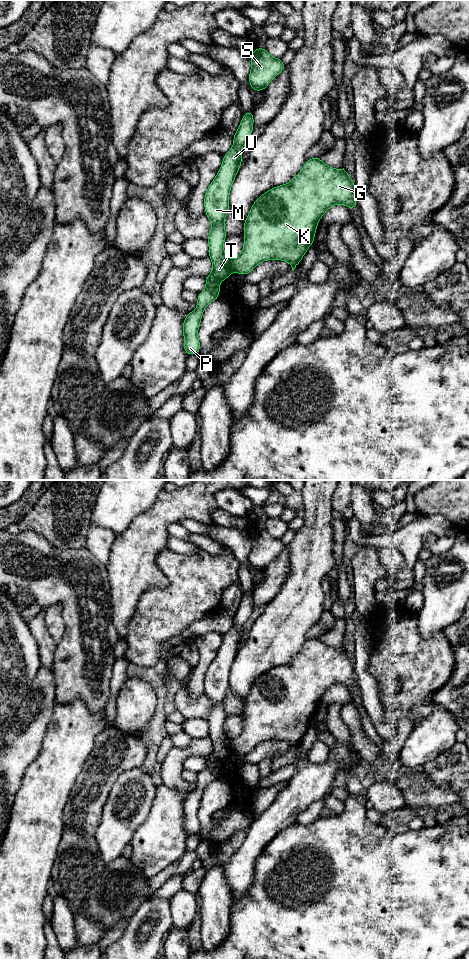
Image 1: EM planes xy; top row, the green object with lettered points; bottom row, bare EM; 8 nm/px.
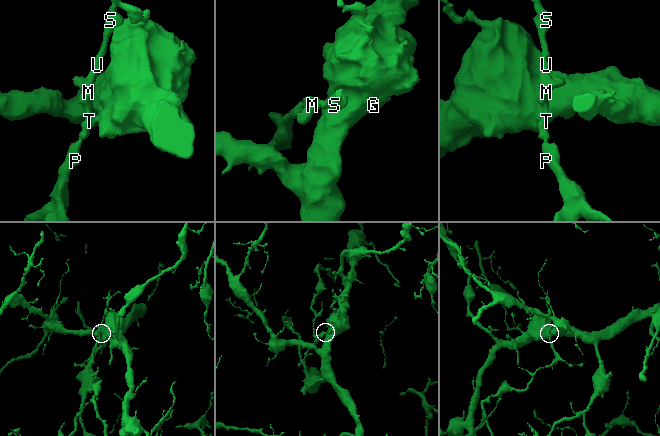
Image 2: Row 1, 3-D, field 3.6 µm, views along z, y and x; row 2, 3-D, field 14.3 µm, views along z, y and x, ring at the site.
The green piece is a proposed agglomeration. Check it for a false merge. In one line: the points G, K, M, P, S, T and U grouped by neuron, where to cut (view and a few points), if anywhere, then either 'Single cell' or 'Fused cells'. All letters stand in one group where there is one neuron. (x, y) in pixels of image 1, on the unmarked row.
Groups: G K / M P S T U. Split along xy (229, 740), (229, 746), (232, 751). Fused cells

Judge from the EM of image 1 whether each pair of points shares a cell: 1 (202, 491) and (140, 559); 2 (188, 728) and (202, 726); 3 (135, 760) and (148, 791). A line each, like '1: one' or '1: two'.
1: one
2: one
3: two

